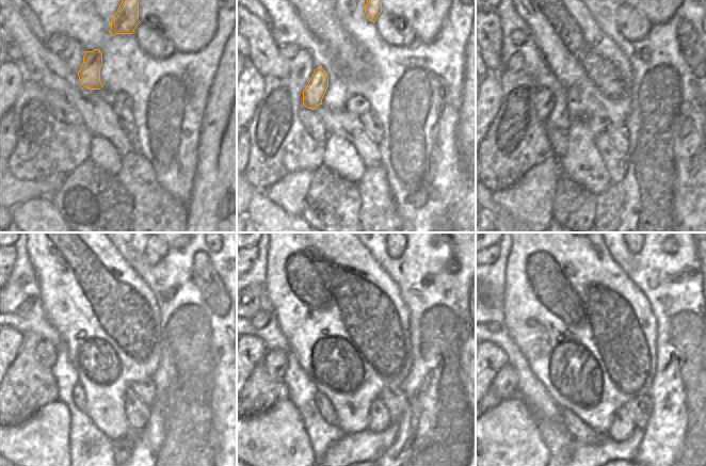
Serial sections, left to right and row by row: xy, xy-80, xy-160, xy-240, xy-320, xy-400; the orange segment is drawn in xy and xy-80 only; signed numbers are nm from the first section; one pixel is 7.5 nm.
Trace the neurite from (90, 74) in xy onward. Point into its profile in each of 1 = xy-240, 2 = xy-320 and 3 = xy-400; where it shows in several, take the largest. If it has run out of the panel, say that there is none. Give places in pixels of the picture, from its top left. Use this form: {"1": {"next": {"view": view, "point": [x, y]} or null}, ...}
{"1": {"next": {"view": "xy-240", "point": [47, 353]}}, "2": {"next": {"view": "xy-320", "point": [275, 362]}}, "3": {"next": {"view": "xy-400", "point": [504, 385]}}}

